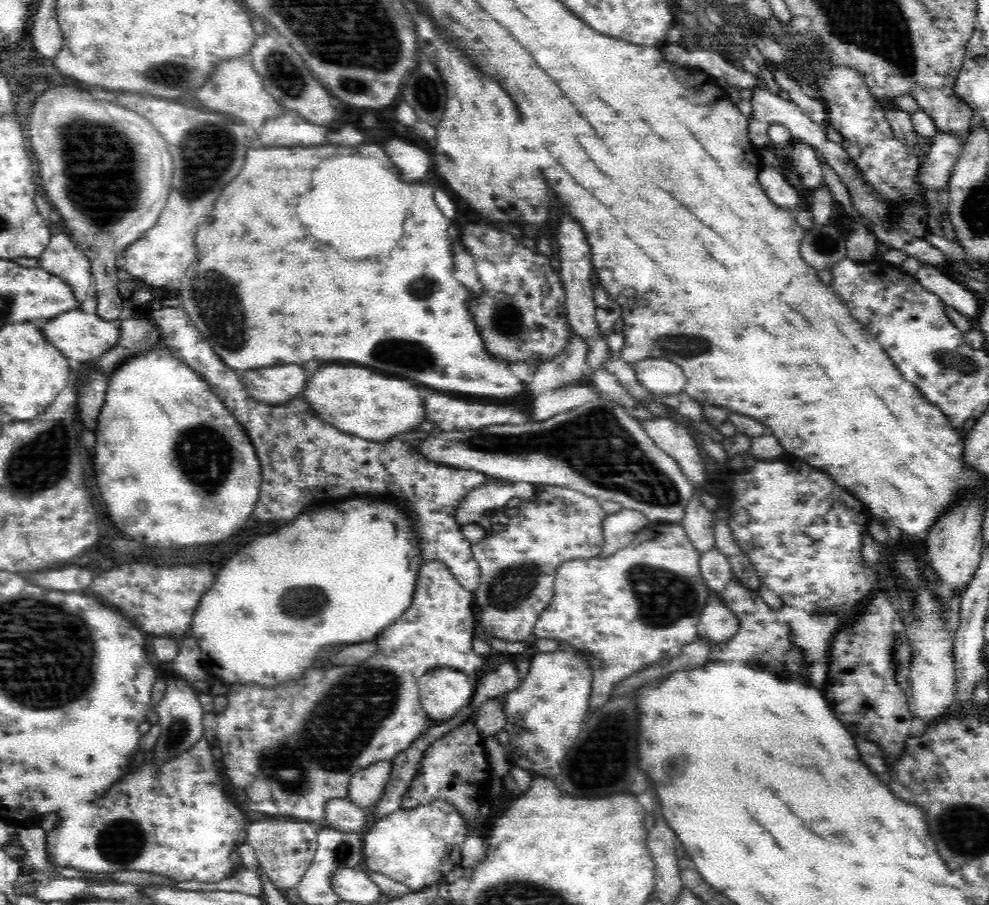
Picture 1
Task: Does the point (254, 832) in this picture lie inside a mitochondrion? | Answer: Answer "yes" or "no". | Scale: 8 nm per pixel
no

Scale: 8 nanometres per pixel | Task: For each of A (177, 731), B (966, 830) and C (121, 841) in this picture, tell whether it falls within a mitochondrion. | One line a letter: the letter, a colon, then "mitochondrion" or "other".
A: mitochondrion
B: mitochondrion
C: mitochondrion

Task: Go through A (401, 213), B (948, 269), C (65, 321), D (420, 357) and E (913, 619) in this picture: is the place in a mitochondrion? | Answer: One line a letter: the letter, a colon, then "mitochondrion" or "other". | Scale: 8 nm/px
A: other
B: other
C: other
D: mitochondrion
E: mitochondrion

